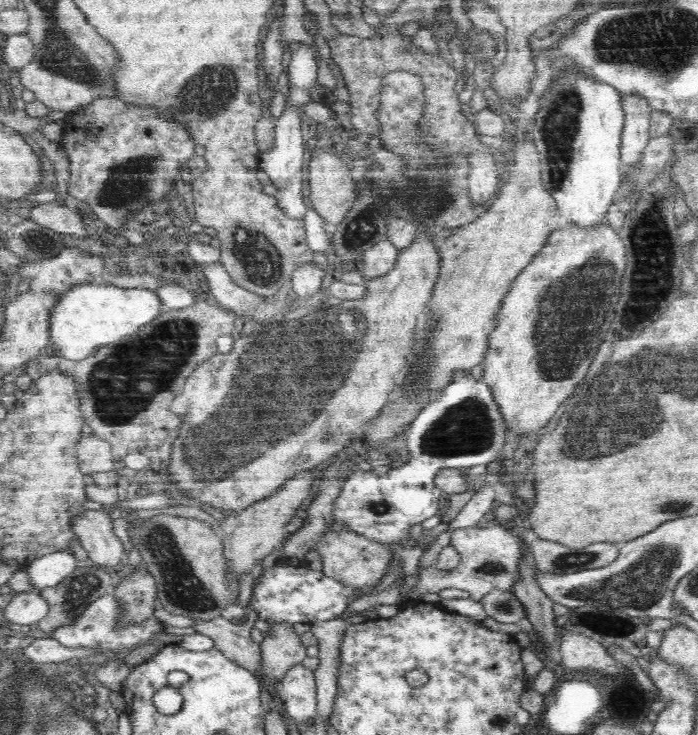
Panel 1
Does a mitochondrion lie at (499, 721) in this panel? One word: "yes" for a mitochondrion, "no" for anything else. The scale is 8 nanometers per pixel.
no

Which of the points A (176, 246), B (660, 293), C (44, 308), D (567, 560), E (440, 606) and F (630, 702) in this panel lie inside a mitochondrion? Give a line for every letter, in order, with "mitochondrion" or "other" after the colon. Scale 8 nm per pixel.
A: other
B: other
C: other
D: mitochondrion
E: other
F: other

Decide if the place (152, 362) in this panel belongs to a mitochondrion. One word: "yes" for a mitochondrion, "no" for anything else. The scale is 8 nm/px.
yes

